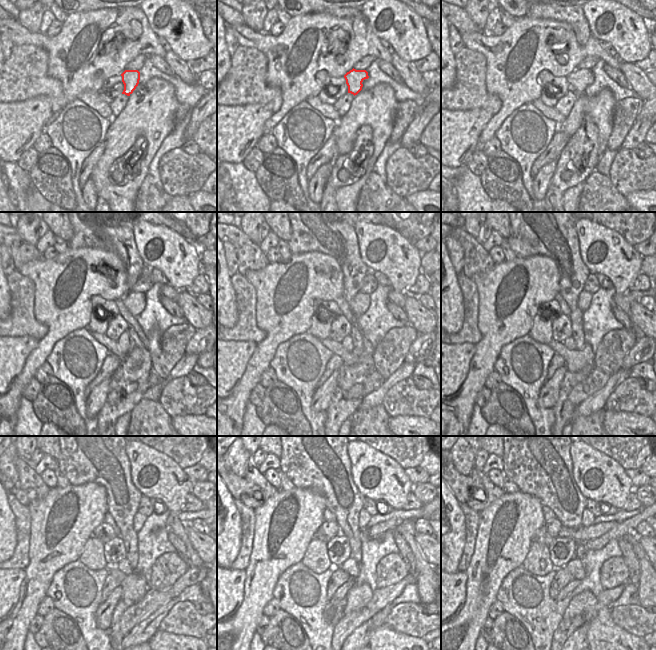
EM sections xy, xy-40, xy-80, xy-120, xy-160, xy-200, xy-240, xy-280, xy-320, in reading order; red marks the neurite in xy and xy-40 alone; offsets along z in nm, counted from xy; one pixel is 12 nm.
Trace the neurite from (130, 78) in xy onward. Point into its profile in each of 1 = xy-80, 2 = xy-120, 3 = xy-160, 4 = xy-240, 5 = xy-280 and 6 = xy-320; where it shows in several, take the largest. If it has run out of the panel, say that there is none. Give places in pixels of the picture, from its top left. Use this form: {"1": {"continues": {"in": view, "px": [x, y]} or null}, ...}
{"1": {"continues": {"in": "xy-80", "px": [578, 78]}}, "2": {"continues": {"in": "xy-120", "px": [131, 300]}}, "3": {"continues": {"in": "xy-160", "px": [361, 298]}}, "4": {"continues": {"in": "xy-240", "px": [139, 519]}}, "5": {"continues": {"in": "xy-280", "px": [364, 518]}}, "6": {"continues": {"in": "xy-320", "px": [588, 518]}}}

